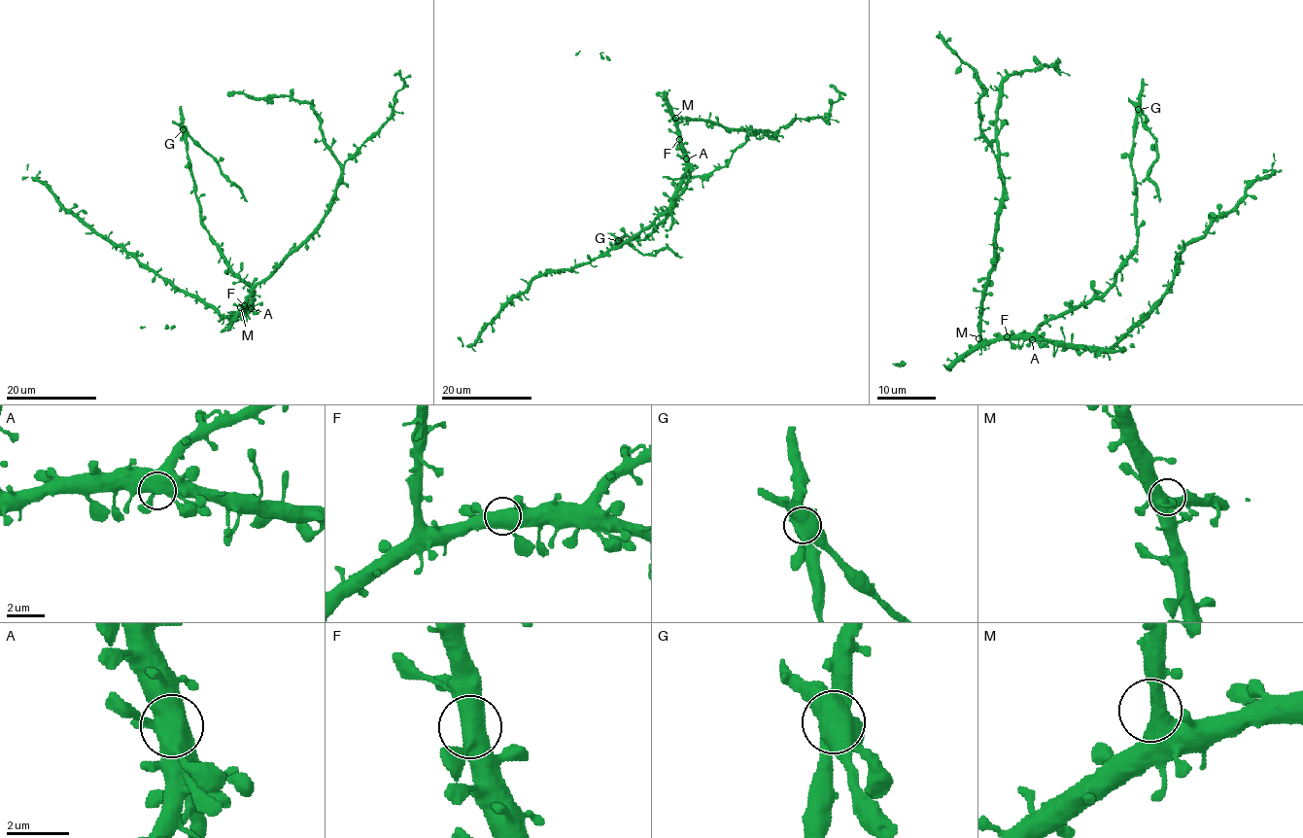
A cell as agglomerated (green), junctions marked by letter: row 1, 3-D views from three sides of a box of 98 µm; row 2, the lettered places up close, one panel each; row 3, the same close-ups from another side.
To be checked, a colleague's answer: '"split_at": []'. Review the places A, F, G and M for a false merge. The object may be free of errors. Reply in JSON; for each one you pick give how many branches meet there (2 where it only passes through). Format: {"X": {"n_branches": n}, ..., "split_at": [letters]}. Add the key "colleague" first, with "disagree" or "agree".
{"colleague": "disagree", "G": {"n_branches": 3}, "split_at": ["G"]}

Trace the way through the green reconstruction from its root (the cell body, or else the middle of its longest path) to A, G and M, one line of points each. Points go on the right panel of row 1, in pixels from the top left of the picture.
A: (1014, 339), (1032, 339)
G: (1014, 339), (1030, 338), (1050, 319), (1098, 298), (1114, 282), (1117, 268), (1136, 244), (1132, 147), (1138, 109)
M: (1014, 339), (978, 338)

